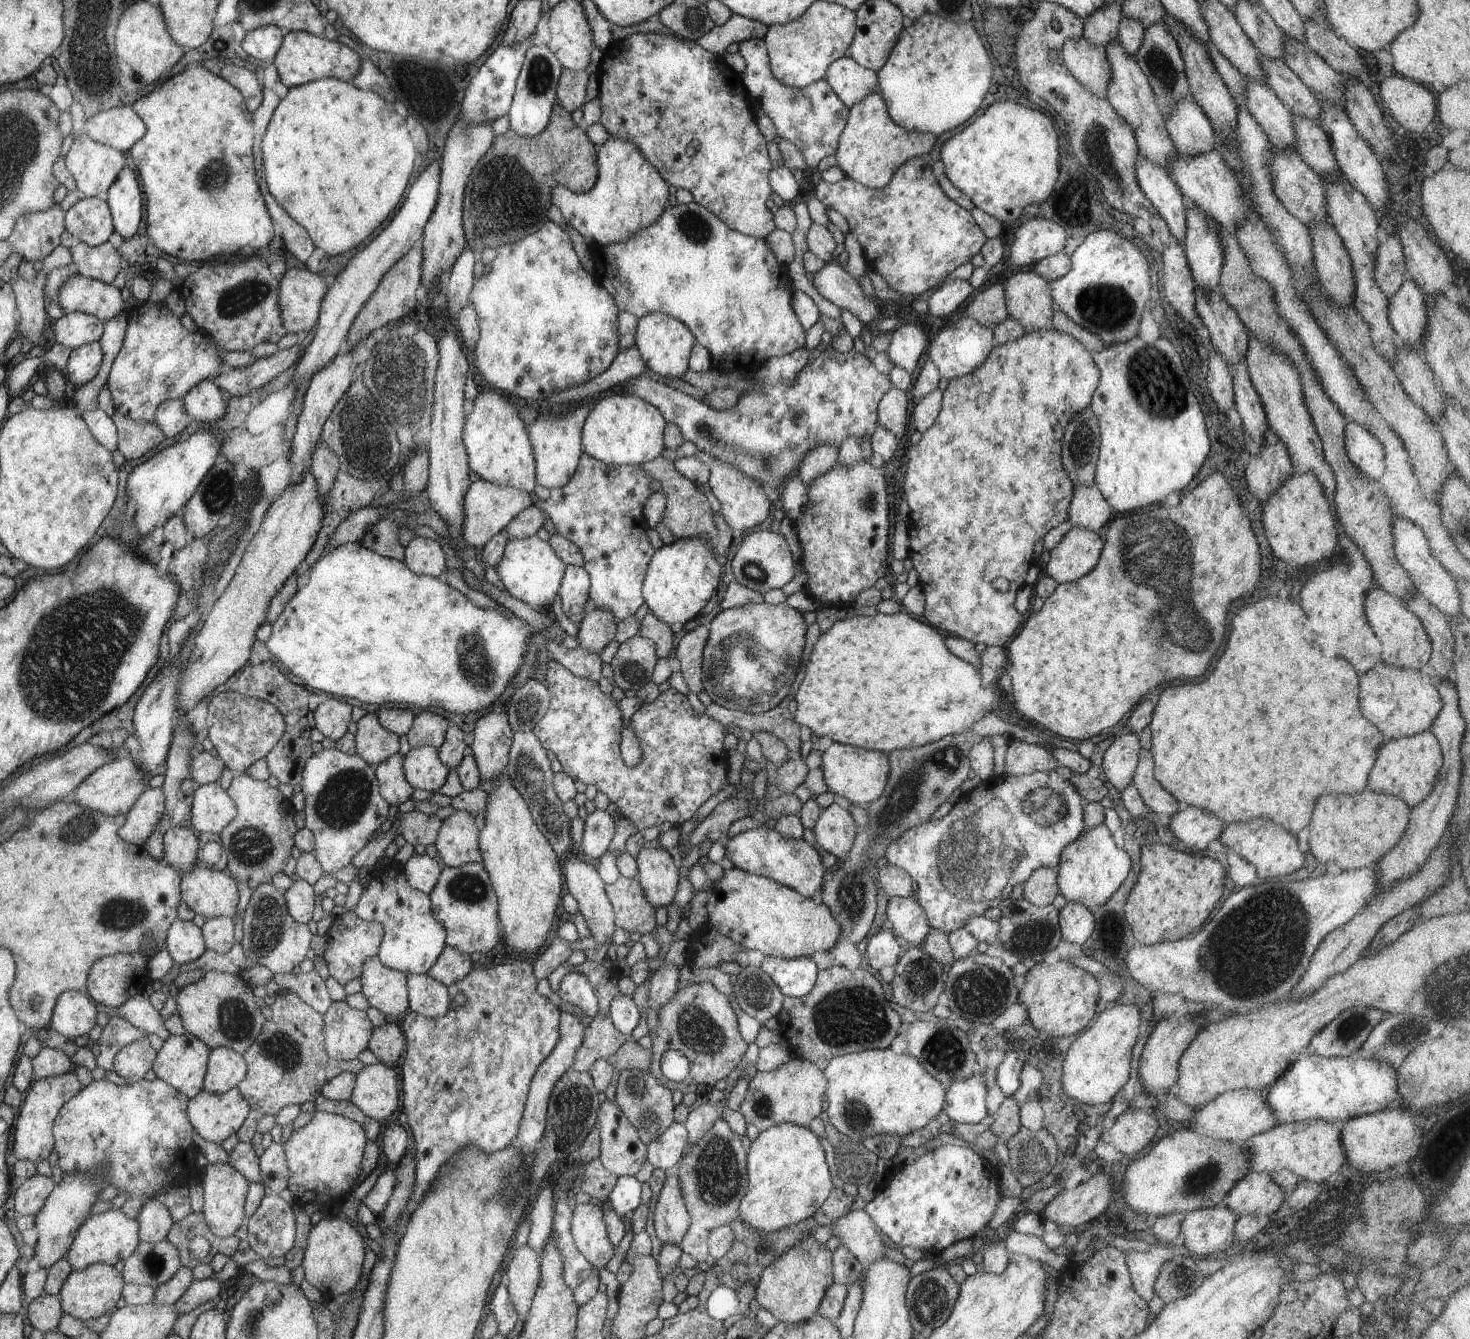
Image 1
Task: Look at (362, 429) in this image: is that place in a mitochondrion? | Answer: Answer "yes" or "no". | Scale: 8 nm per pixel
yes

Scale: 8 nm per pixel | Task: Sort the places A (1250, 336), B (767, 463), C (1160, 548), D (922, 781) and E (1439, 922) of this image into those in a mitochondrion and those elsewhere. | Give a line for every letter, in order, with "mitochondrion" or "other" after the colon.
A: other
B: mitochondrion
C: mitochondrion
D: mitochondrion
E: other

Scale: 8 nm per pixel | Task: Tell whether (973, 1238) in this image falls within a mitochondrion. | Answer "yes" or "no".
no

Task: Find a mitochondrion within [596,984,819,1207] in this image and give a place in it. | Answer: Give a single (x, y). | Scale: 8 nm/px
(697, 1029)

